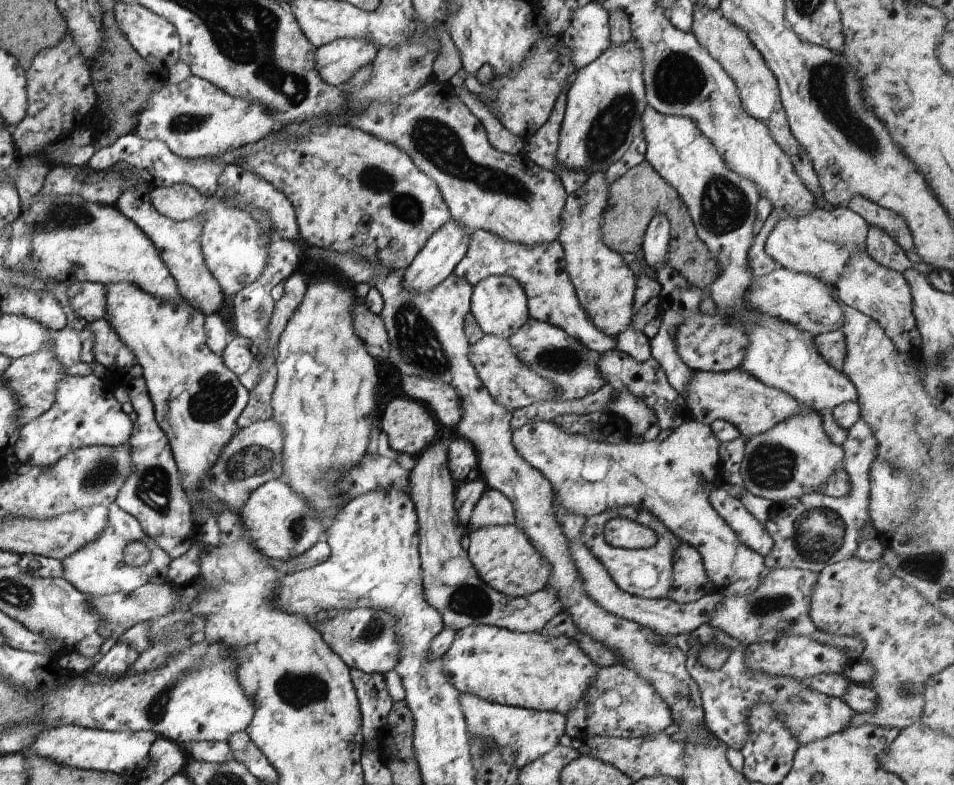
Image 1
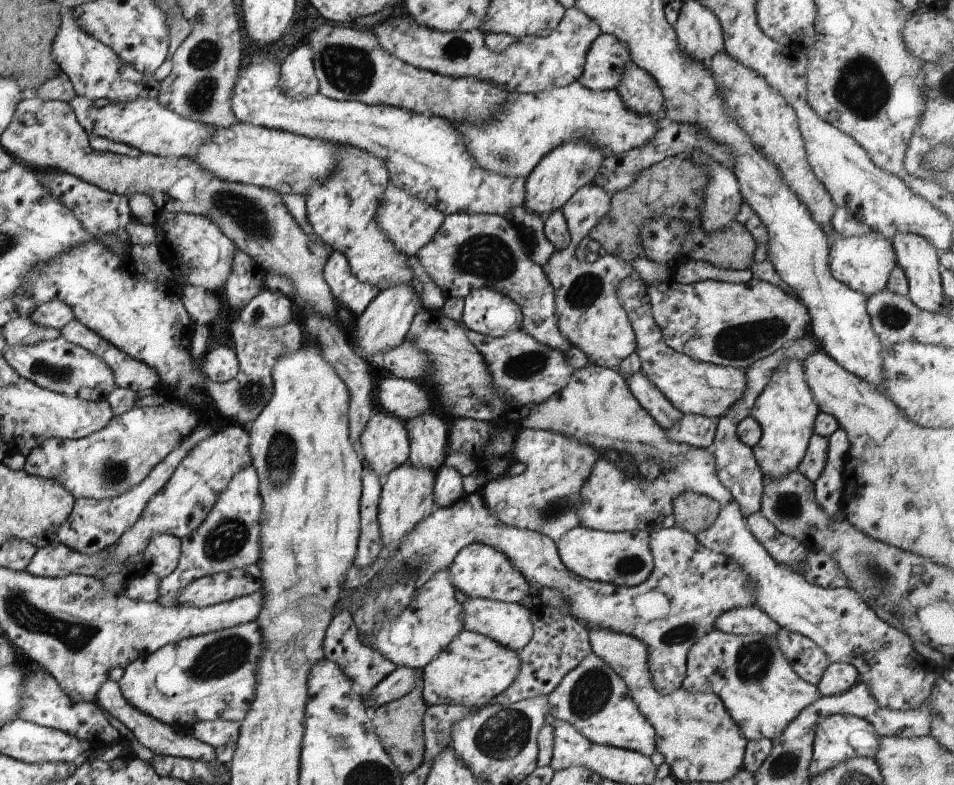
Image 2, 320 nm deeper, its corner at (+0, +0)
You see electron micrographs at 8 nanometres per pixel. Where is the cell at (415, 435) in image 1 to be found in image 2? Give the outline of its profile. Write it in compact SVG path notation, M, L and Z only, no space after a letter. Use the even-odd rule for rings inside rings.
M378 409L359 435L357 452L381 481L409 458L410 443L404 422L384 410Z

